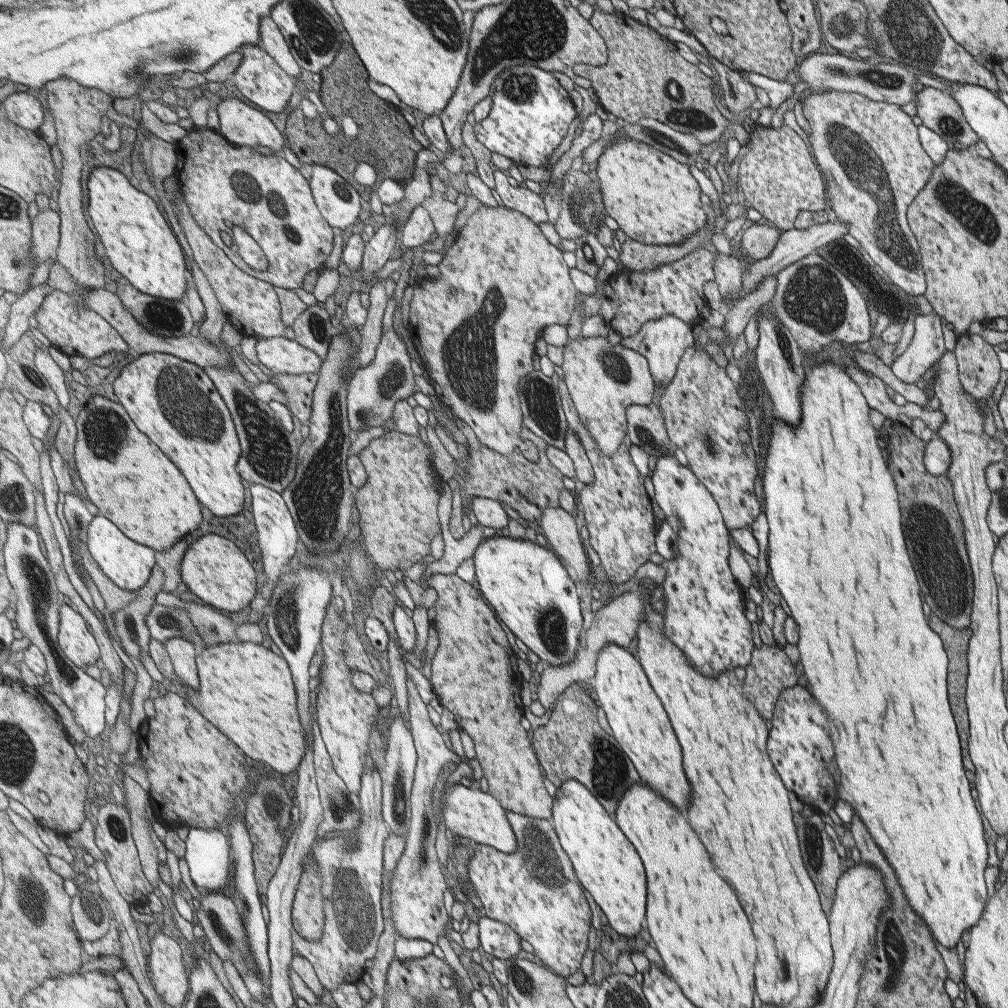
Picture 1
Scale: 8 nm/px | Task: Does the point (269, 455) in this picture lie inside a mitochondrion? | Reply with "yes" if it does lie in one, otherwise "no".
yes

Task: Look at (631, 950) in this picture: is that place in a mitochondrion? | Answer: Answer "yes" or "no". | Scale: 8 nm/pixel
no

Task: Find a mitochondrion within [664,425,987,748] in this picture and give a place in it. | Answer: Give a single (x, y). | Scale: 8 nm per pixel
(930, 526)

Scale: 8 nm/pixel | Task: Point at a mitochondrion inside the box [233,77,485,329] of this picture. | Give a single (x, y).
(372, 111)

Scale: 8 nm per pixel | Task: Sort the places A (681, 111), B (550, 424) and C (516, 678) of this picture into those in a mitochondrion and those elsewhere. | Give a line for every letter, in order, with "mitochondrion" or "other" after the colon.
A: mitochondrion
B: mitochondrion
C: other

